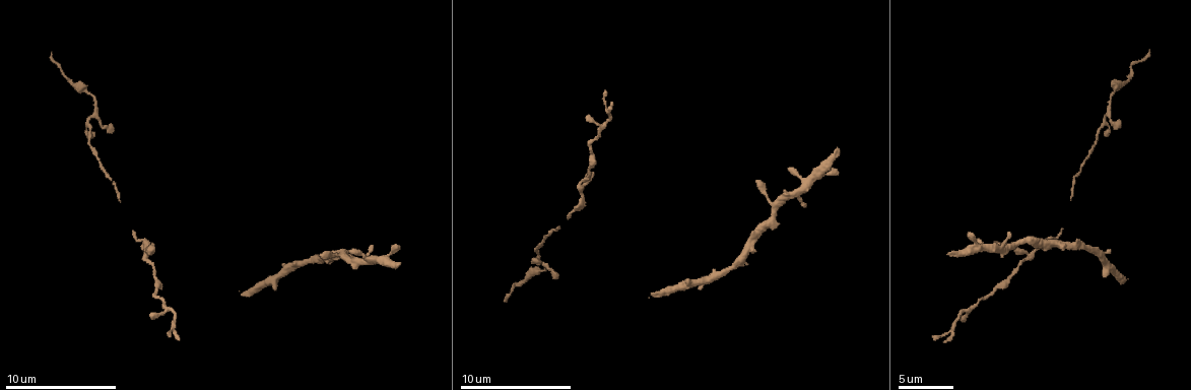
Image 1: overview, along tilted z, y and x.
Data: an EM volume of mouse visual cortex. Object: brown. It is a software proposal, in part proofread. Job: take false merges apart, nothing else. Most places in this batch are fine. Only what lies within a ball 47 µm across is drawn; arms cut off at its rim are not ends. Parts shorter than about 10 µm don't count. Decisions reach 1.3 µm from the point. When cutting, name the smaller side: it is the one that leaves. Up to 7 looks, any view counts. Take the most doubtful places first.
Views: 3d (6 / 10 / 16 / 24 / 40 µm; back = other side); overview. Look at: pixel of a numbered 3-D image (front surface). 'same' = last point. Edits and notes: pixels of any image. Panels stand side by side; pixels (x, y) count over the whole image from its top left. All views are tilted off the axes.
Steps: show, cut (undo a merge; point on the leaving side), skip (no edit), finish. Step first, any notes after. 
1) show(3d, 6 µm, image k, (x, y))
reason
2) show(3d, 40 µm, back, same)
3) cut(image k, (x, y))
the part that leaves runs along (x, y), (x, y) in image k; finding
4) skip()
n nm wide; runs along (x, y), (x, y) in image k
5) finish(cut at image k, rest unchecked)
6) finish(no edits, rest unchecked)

show(3d, 16 µm, image 1, (579, 187))
thin arm on a thick one

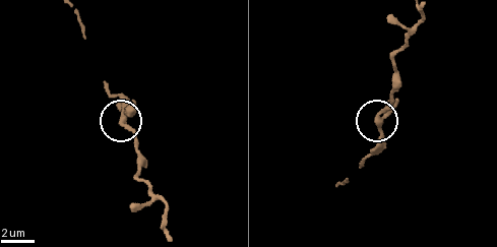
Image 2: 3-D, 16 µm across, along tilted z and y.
show(3d, 16 µm, back, image 2, (121, 121))

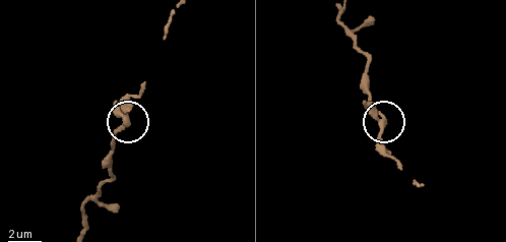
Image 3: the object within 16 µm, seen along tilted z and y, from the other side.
skip()
3 arms; all the same cell

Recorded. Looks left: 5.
show(3d, 6 µm, image 1, (90, 128))
thick turns thin

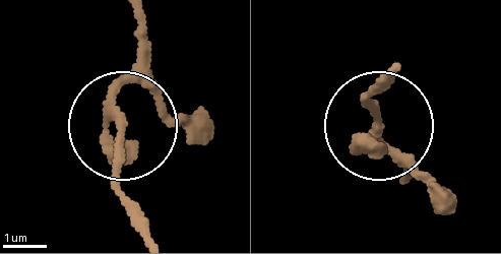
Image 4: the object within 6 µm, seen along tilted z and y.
skip()
160 nm wide; continuous, no second cell

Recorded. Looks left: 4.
show(3d, 16 µm, image 1, (591, 151))
calibre changes

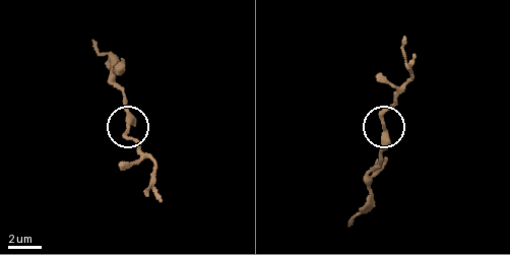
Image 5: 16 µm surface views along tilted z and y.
skip()
continuous, no second cell

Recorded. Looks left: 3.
finish(no edits, rest unchecked)

